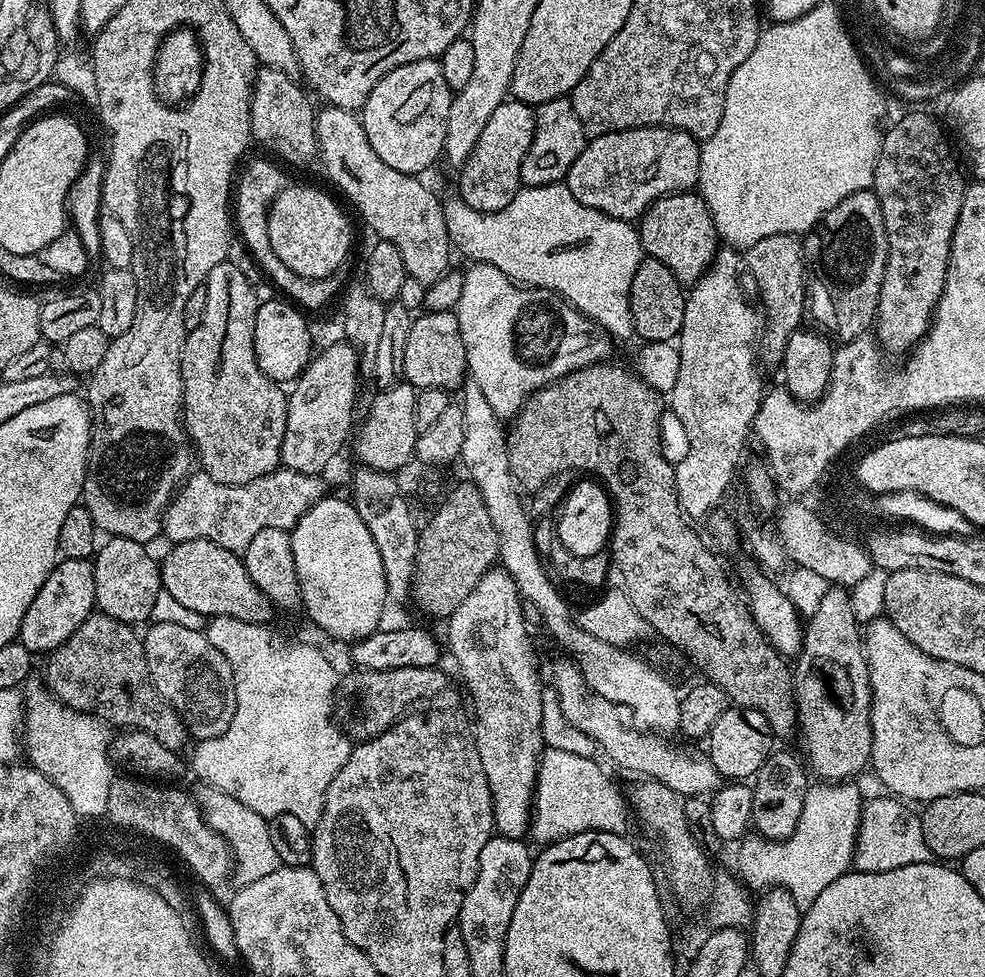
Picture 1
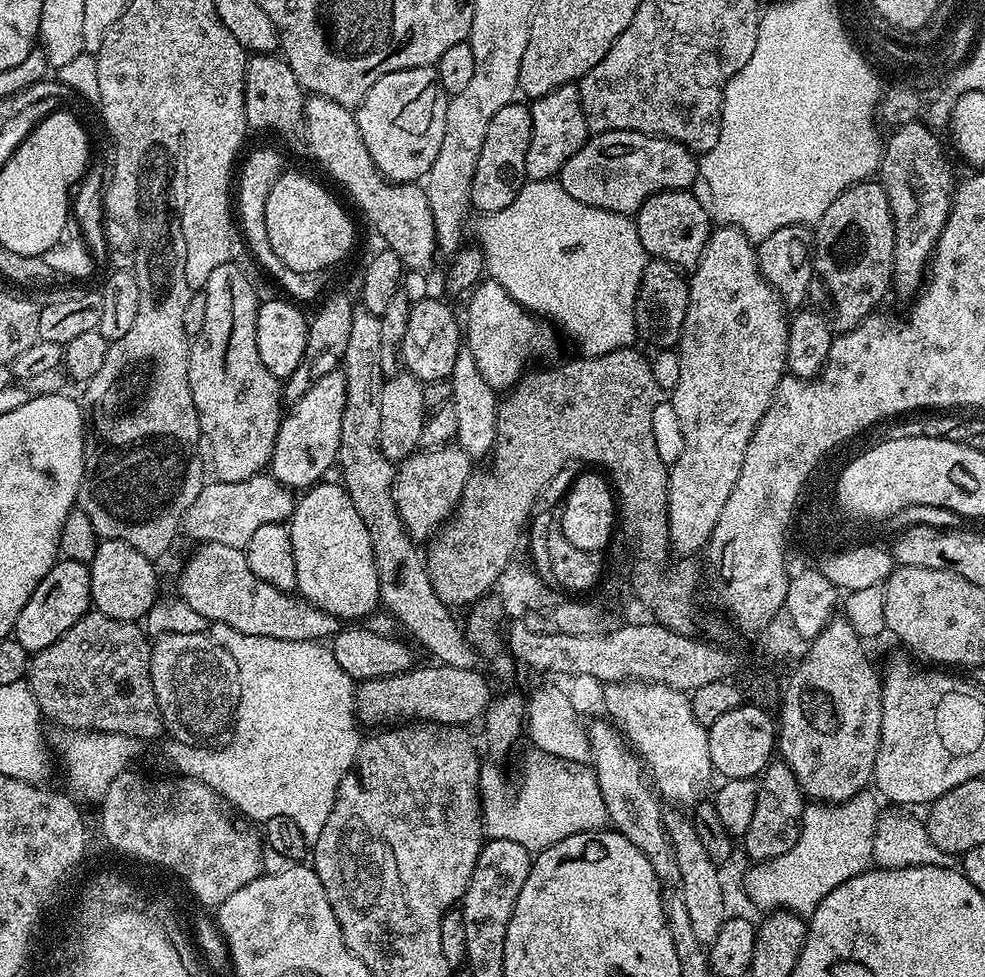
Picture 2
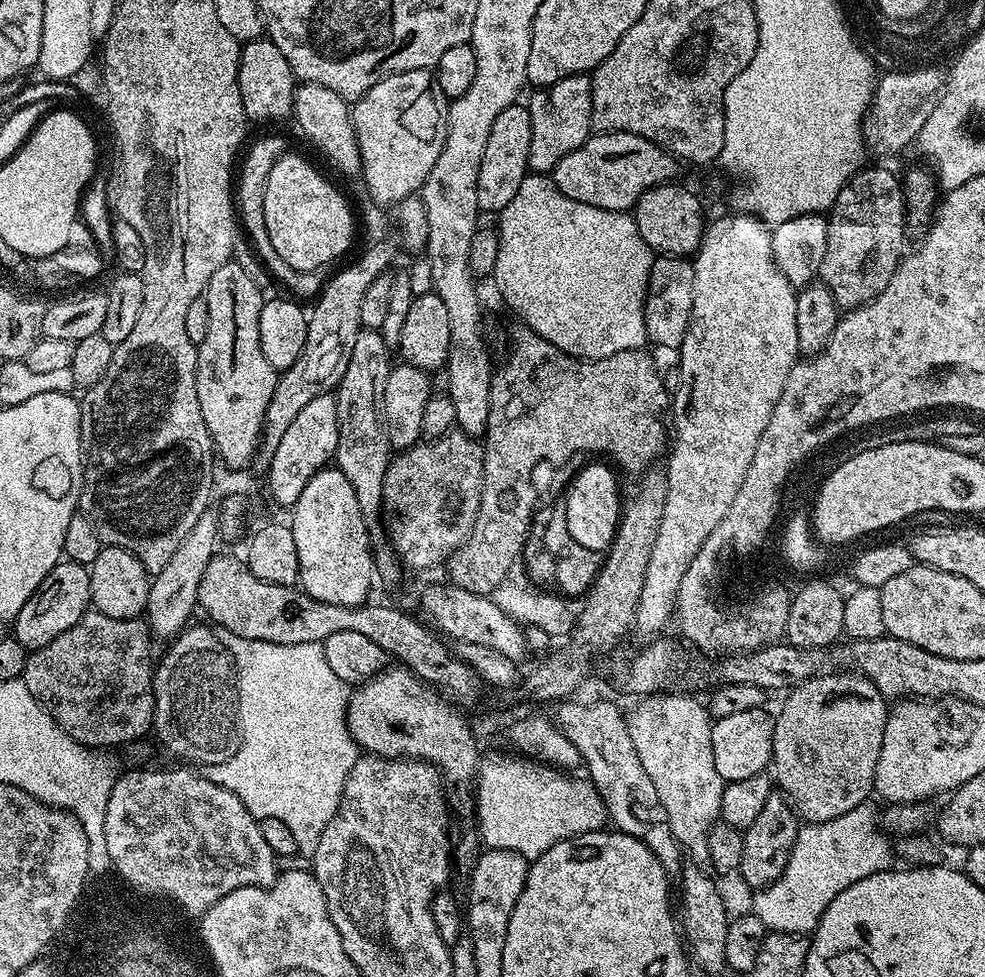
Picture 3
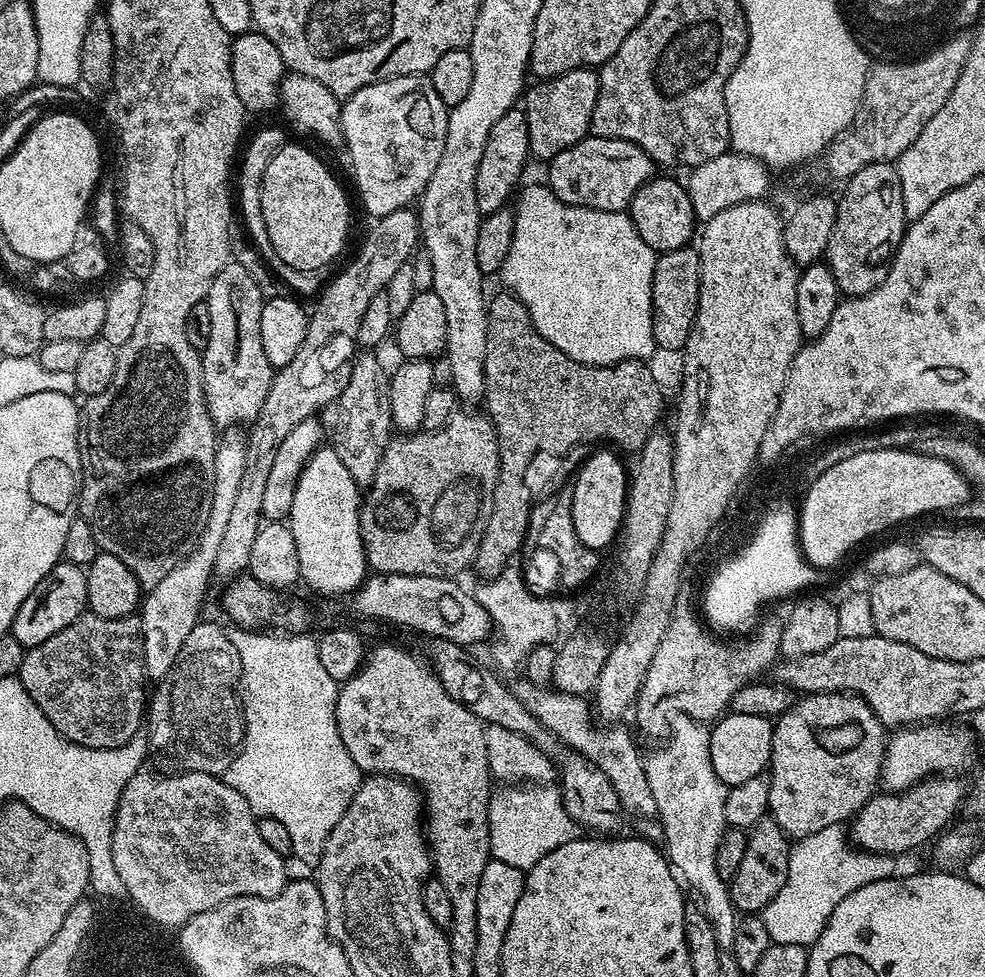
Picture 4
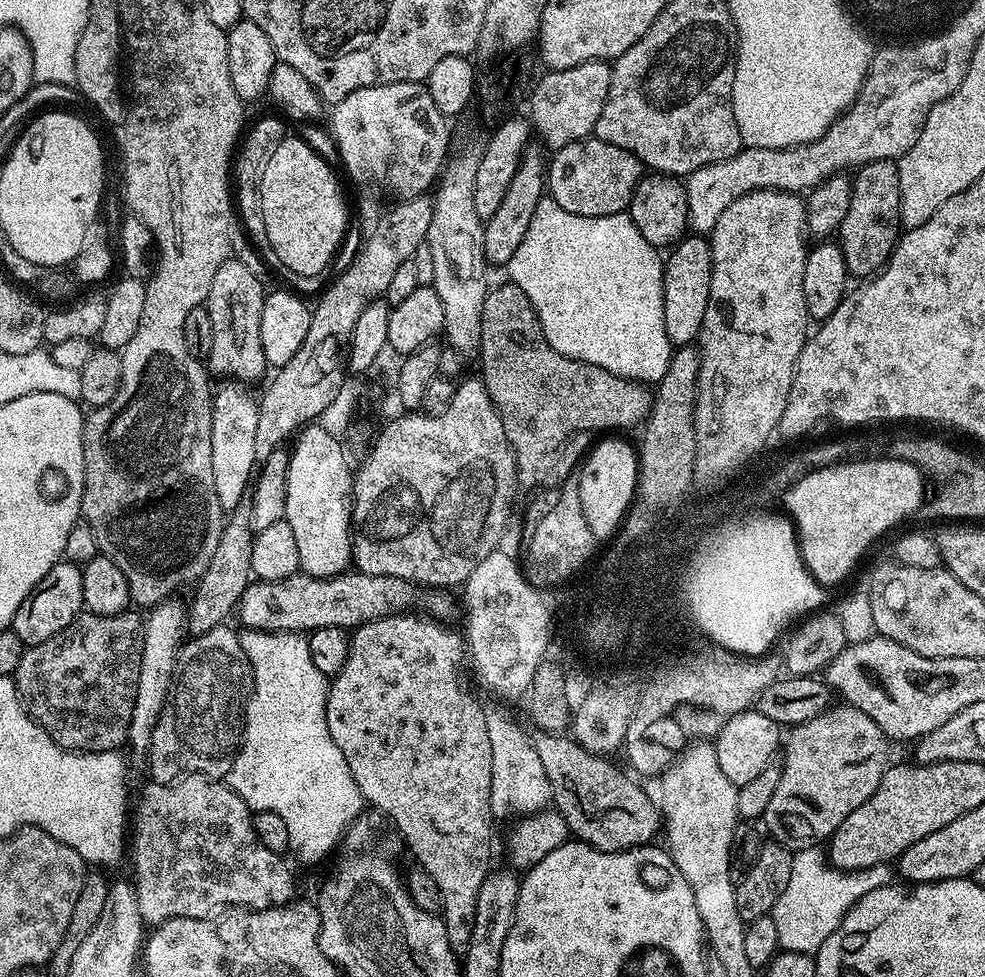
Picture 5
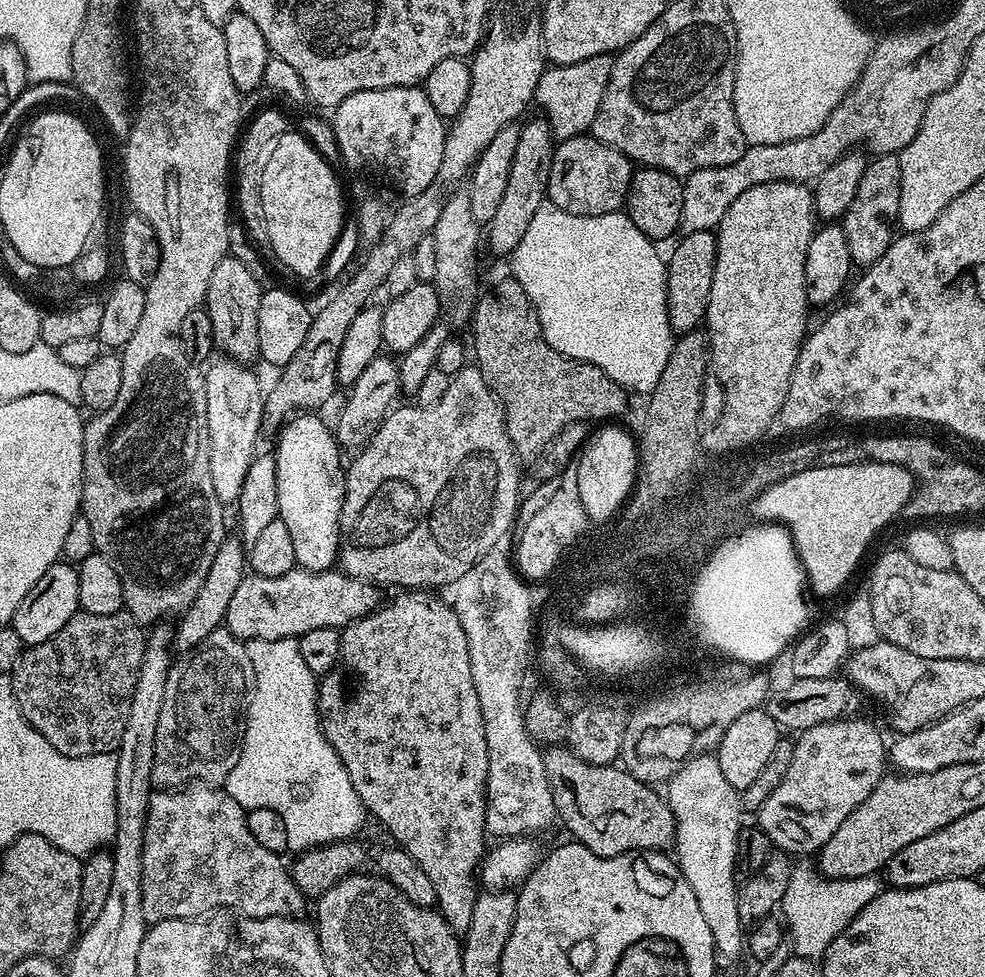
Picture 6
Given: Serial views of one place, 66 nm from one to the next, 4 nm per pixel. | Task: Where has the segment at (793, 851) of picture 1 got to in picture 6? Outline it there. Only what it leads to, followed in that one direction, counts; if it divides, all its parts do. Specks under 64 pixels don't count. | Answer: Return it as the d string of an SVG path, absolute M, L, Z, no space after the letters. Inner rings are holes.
M793 867L790 886L786 886L786 894L780 899L779 915L782 917L783 927L786 929L787 939L790 941L791 951L807 960L819 961L824 951L850 926L850 922L872 901L882 890L882 880L879 875L863 876L862 878L846 878L845 880L830 880L819 875L815 867Z

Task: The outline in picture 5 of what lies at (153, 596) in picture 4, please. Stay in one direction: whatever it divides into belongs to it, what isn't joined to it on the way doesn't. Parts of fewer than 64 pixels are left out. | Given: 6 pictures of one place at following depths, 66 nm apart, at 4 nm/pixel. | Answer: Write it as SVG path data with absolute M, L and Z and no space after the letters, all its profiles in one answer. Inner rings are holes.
M224 386L224 387L228 388L222 388L220 390L218 388L212 397L212 425L210 426L210 466L214 466L214 490L218 494L218 502L220 503L220 508L226 514L231 514L232 511L238 505L245 503L246 491L249 489L254 474L254 467L257 465L257 461L254 458L254 437L256 428L258 427L258 410L260 409L260 406L255 399L251 400L251 398L248 397L247 394L244 393L242 389L240 389L243 387L240 386ZM169 598L157 604L147 613L144 620L144 641L142 642L142 666L138 670L138 694L134 694L134 714L130 718L128 738L130 748L140 754L147 753L154 726L168 703L176 674L176 663L180 649L186 643L188 632L188 609L185 601Z

